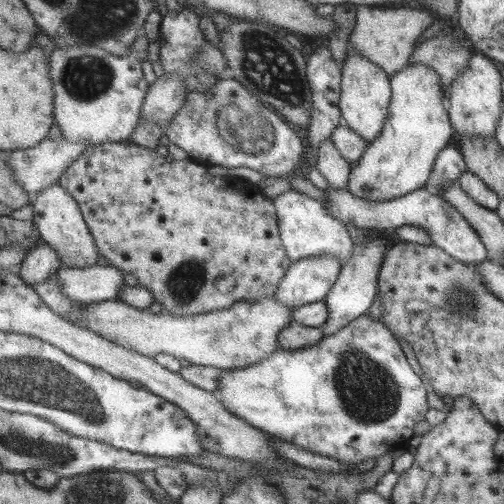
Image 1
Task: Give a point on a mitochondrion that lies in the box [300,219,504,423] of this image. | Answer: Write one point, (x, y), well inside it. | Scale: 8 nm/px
(461, 301)

